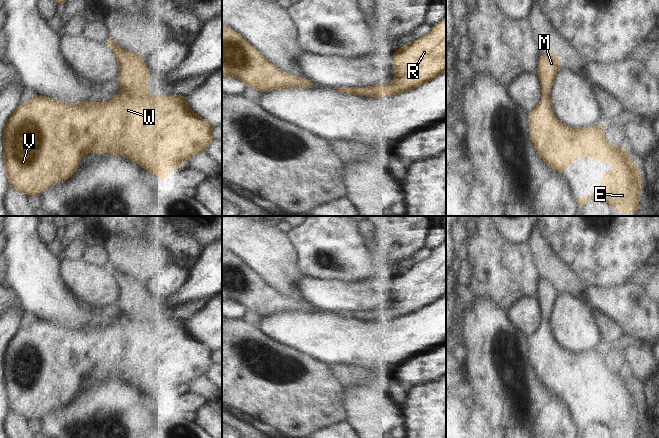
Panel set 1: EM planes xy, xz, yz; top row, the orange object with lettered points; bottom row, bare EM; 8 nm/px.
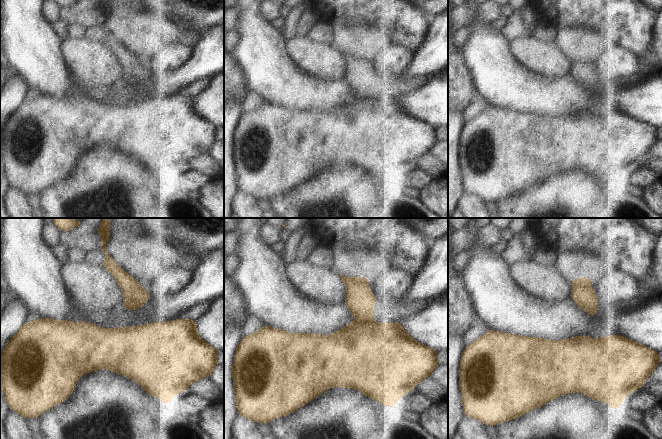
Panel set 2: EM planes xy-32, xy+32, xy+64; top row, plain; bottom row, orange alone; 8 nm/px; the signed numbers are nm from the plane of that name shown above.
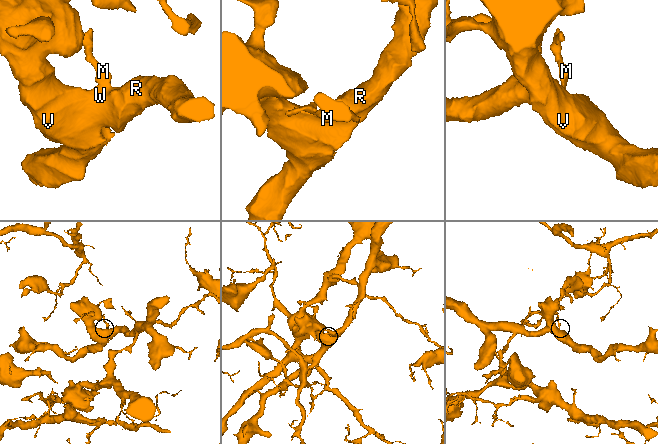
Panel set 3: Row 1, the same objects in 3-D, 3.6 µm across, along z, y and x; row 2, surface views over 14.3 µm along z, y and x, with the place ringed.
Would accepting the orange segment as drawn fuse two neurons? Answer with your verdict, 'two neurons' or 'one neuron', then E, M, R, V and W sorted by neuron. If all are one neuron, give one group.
one neuron; groups E M R V W

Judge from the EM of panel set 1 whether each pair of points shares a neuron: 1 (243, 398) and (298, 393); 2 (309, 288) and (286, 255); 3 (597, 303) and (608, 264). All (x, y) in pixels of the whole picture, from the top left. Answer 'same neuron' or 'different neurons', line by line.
1: same neuron
2: different neurons
3: different neurons

